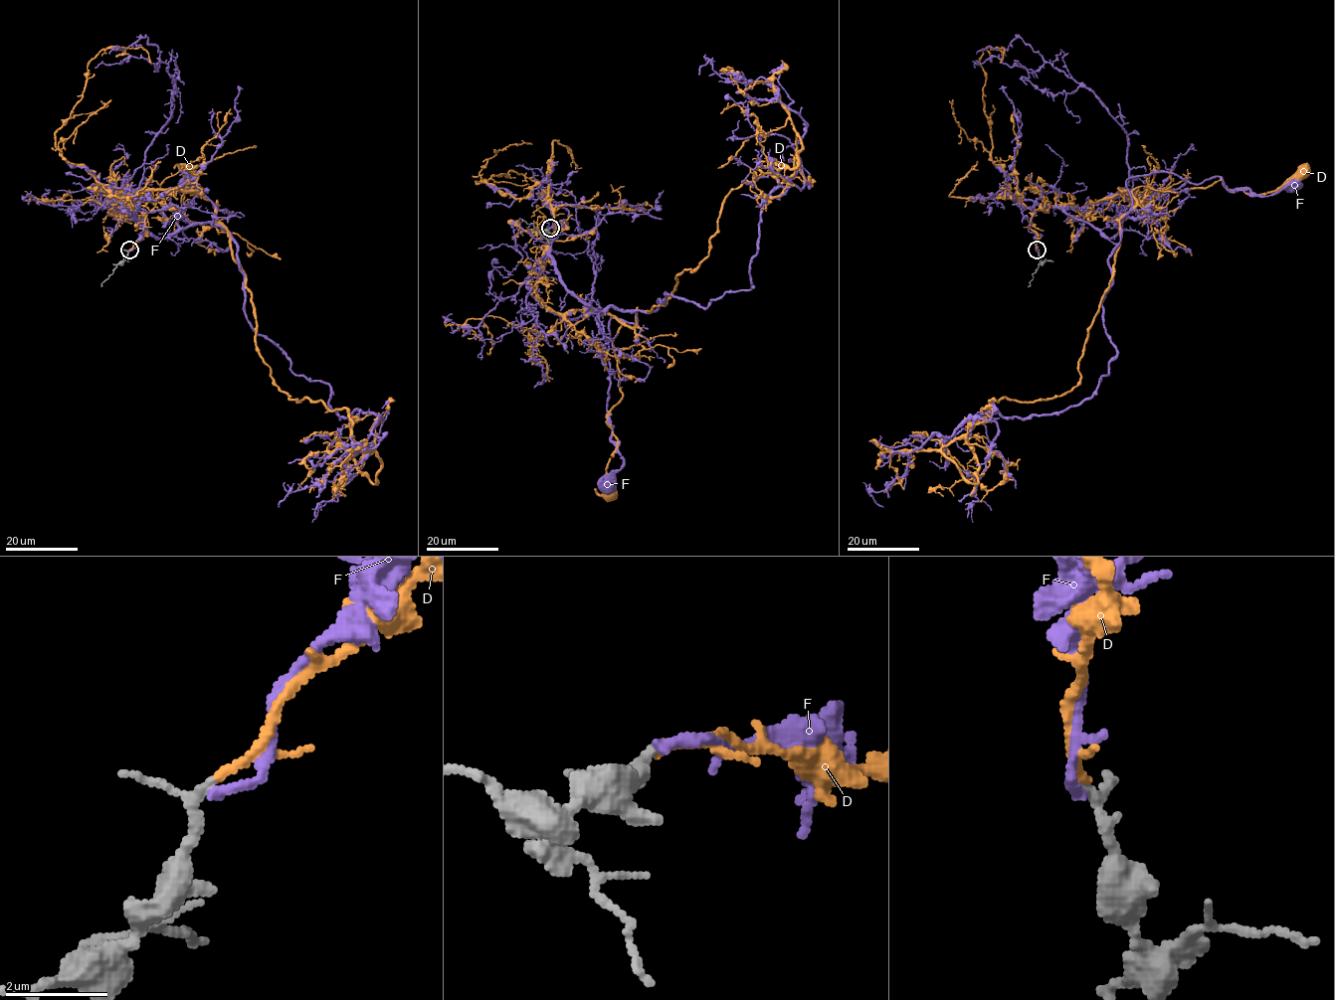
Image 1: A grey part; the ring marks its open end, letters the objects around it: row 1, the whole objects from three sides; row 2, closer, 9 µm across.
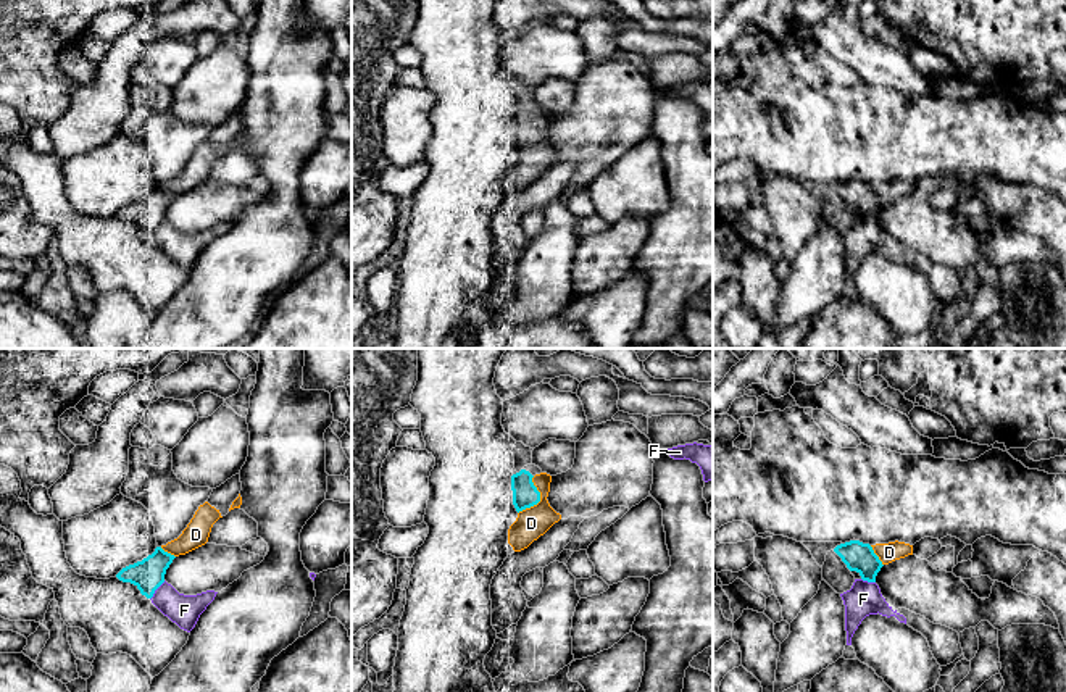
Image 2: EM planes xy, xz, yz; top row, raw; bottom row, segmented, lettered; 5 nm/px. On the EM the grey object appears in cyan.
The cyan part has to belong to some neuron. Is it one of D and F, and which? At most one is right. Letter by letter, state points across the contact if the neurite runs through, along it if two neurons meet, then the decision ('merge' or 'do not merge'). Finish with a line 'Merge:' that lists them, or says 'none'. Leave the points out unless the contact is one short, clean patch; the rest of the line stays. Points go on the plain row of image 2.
D: merge
F: do not merge
Merge: D

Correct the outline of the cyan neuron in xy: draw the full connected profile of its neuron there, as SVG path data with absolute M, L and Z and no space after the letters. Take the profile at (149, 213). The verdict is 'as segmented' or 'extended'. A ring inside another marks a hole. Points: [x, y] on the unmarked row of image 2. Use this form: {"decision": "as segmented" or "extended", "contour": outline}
{"decision": "extended", "contour": "M205 140L198 145L194 156L177 177L156 186L155 190L142 200L123 206L116 216L123 221L134 223L142 234L152 237L155 229L164 221L166 208L173 198L205 184L213 163L219 156L223 156L219 148Z"}

